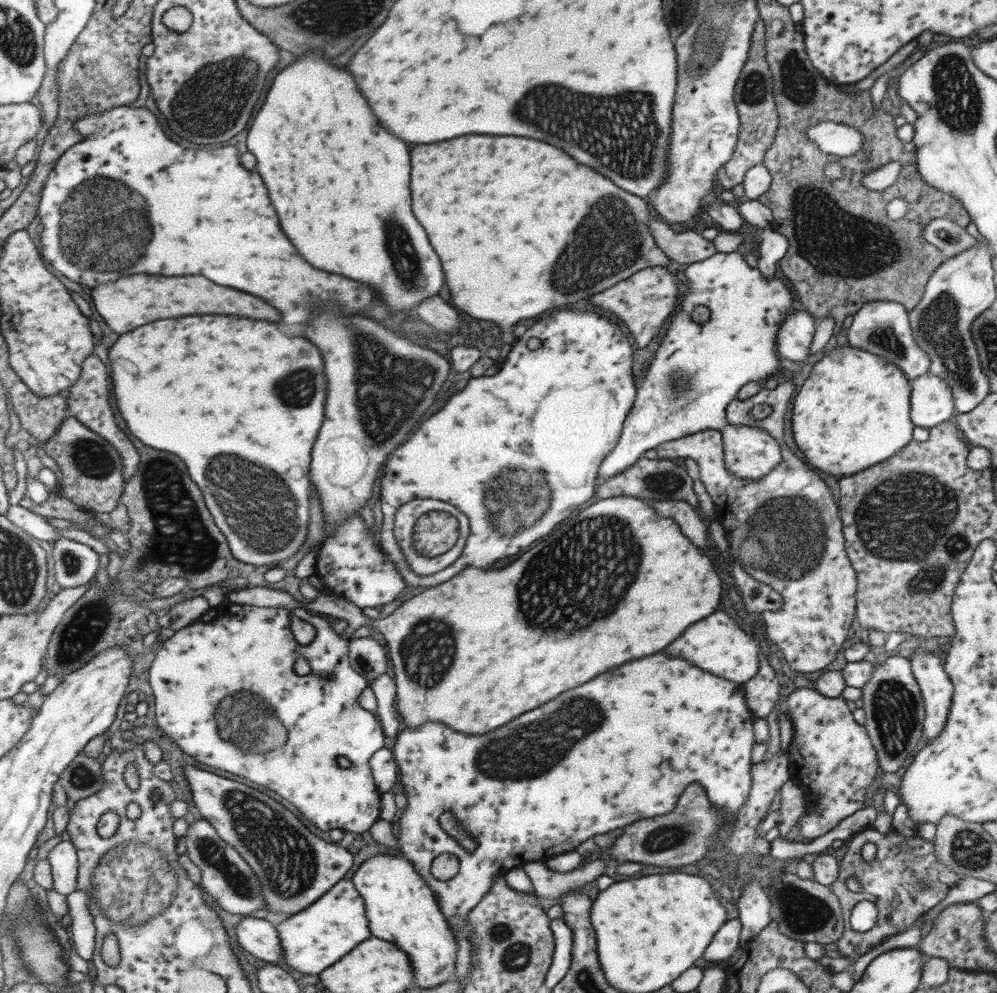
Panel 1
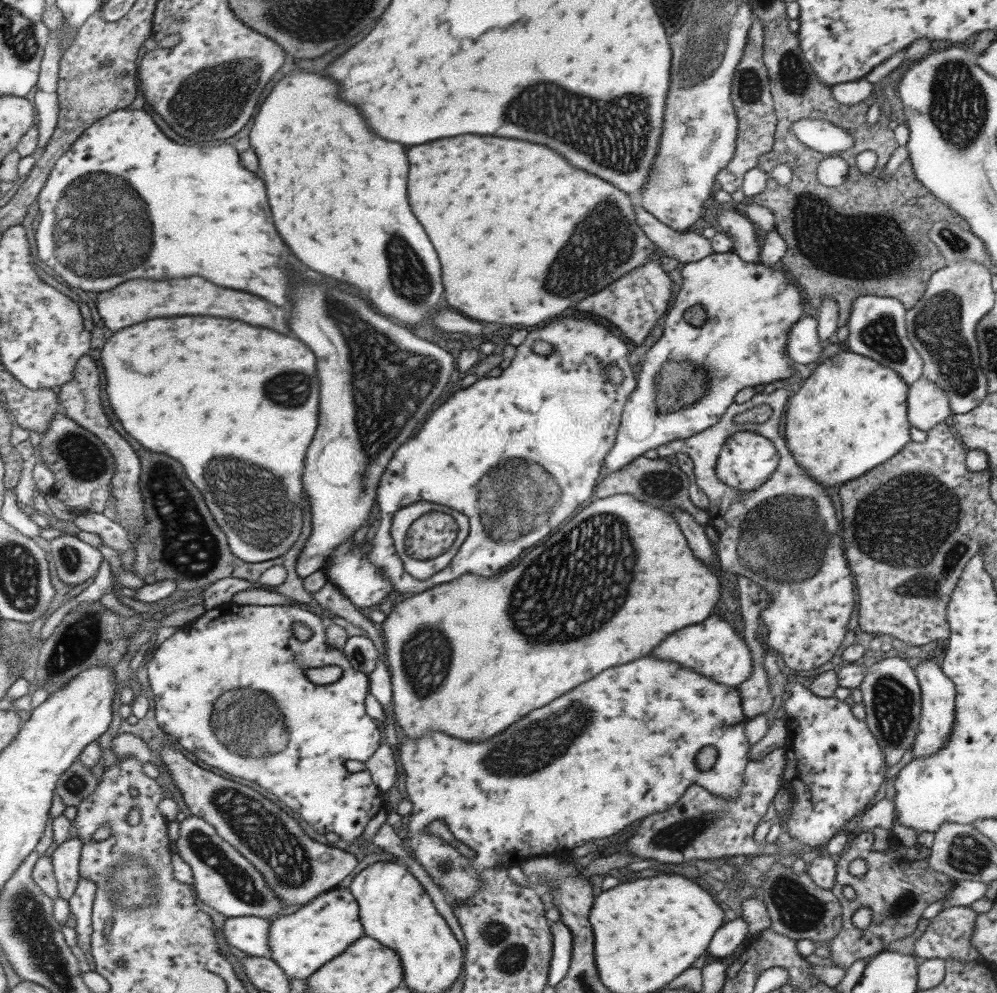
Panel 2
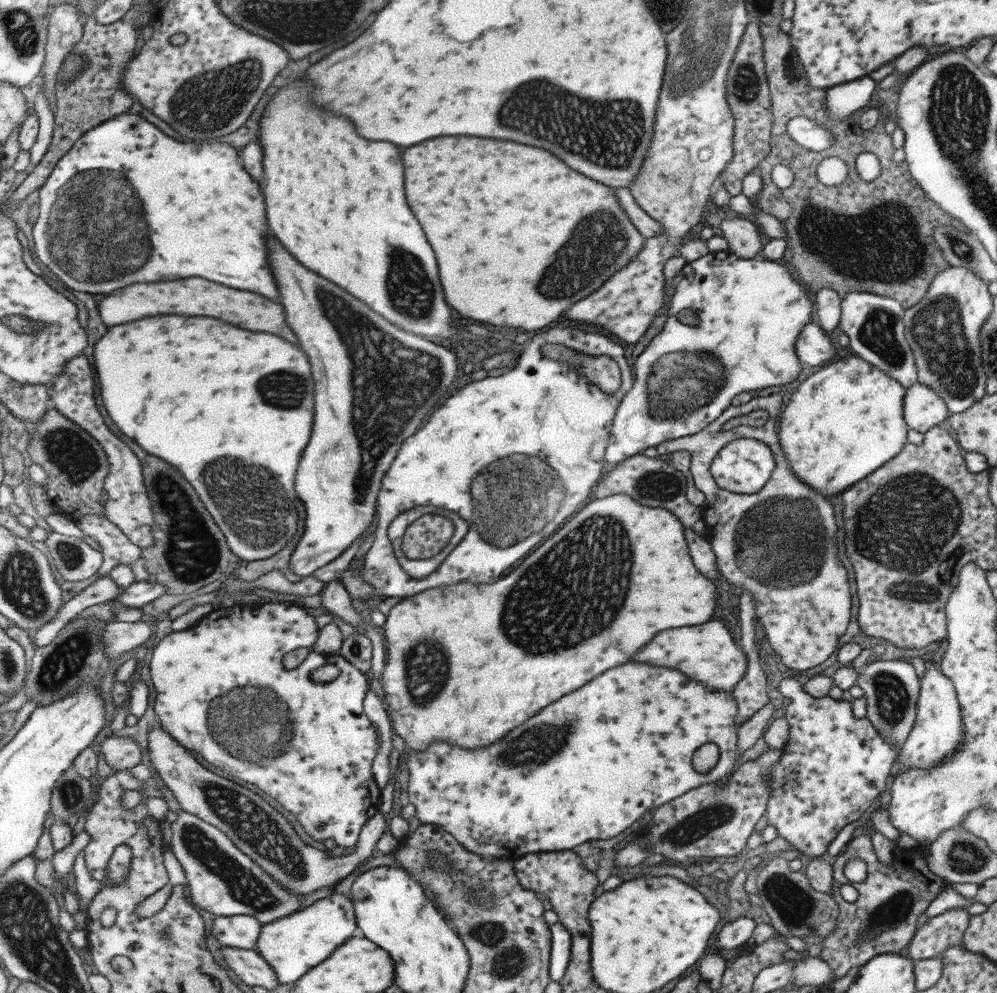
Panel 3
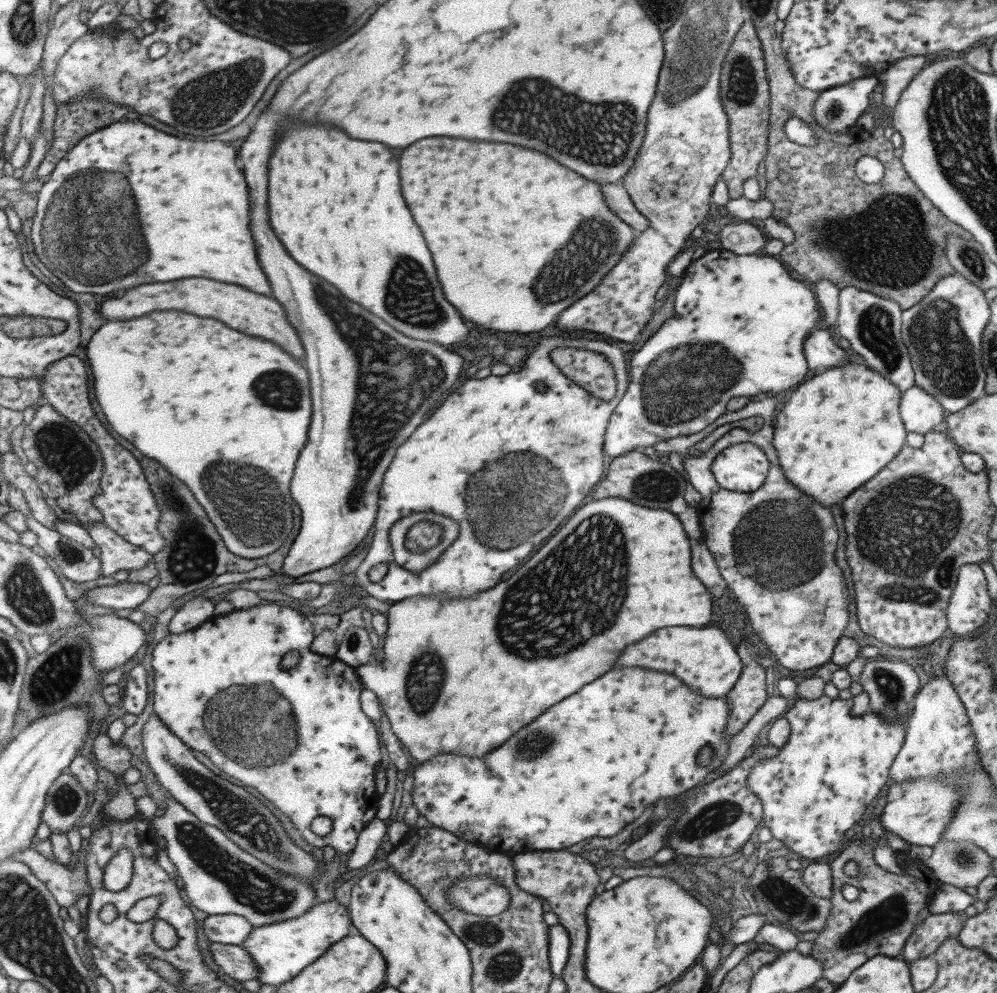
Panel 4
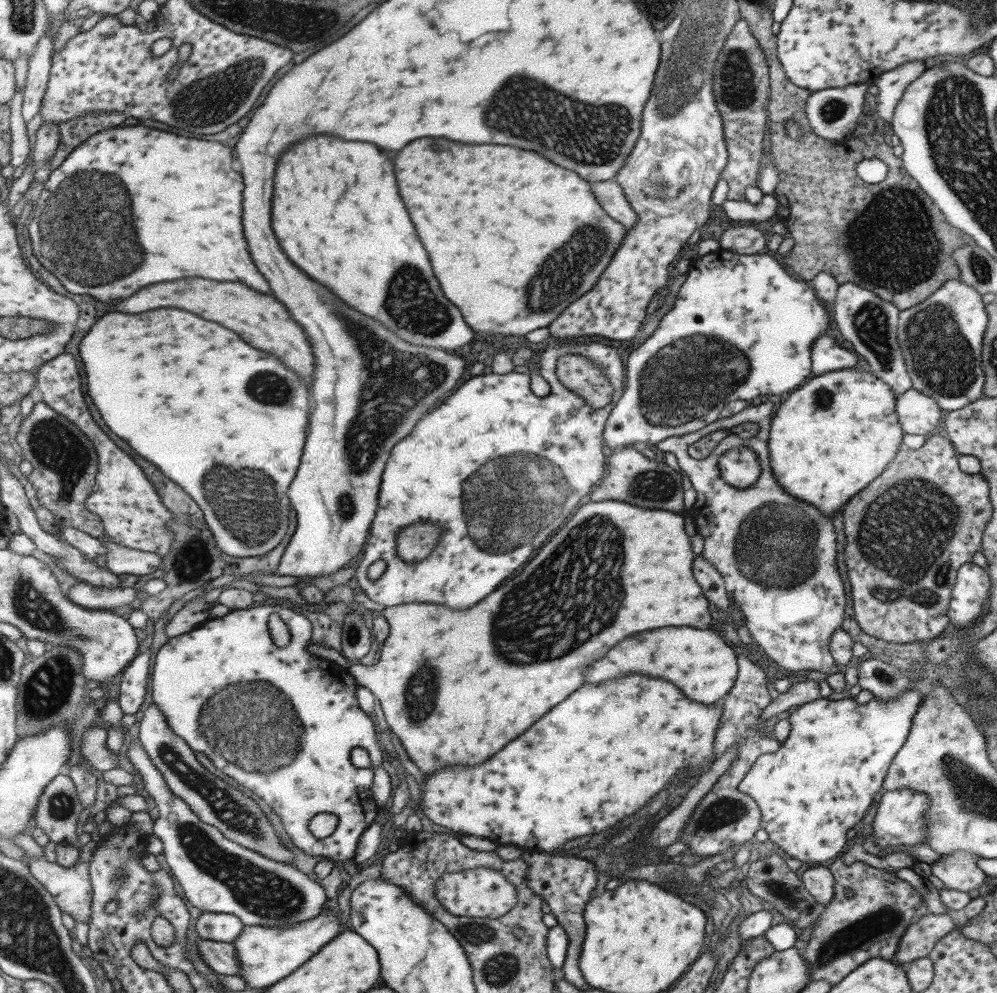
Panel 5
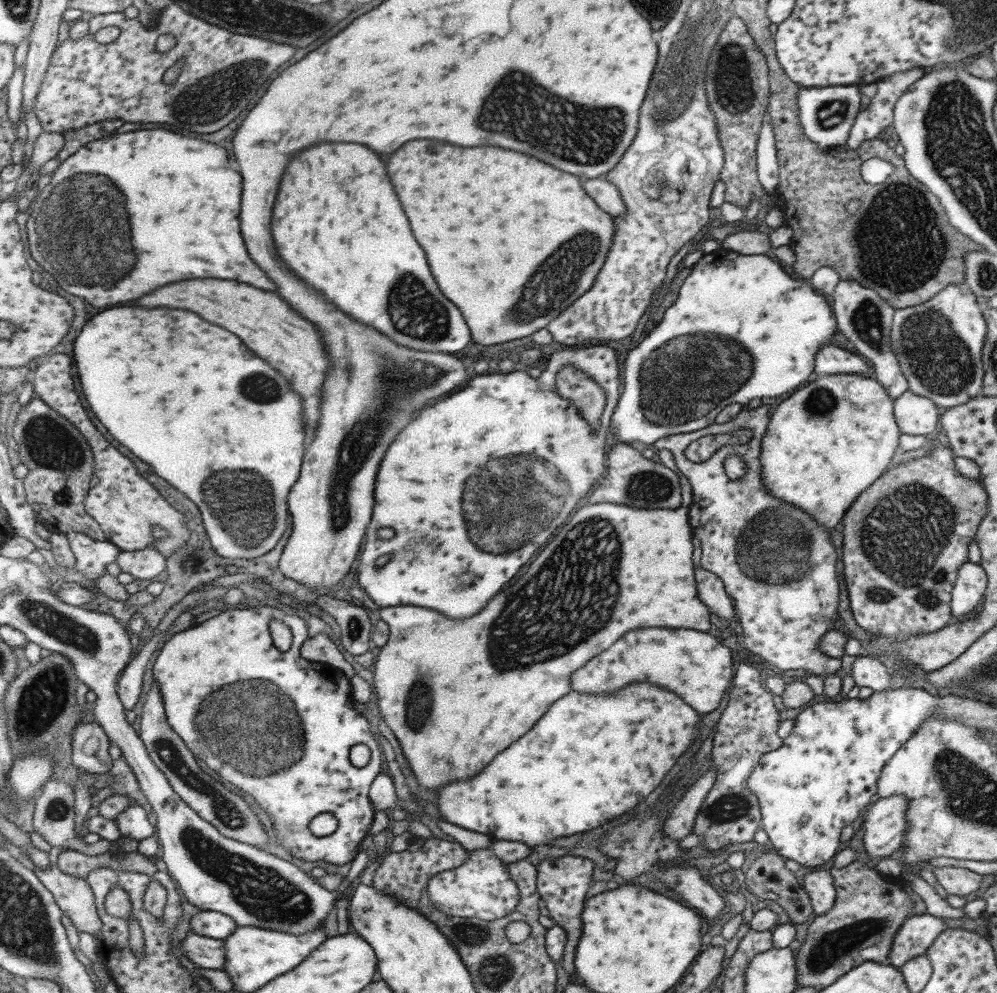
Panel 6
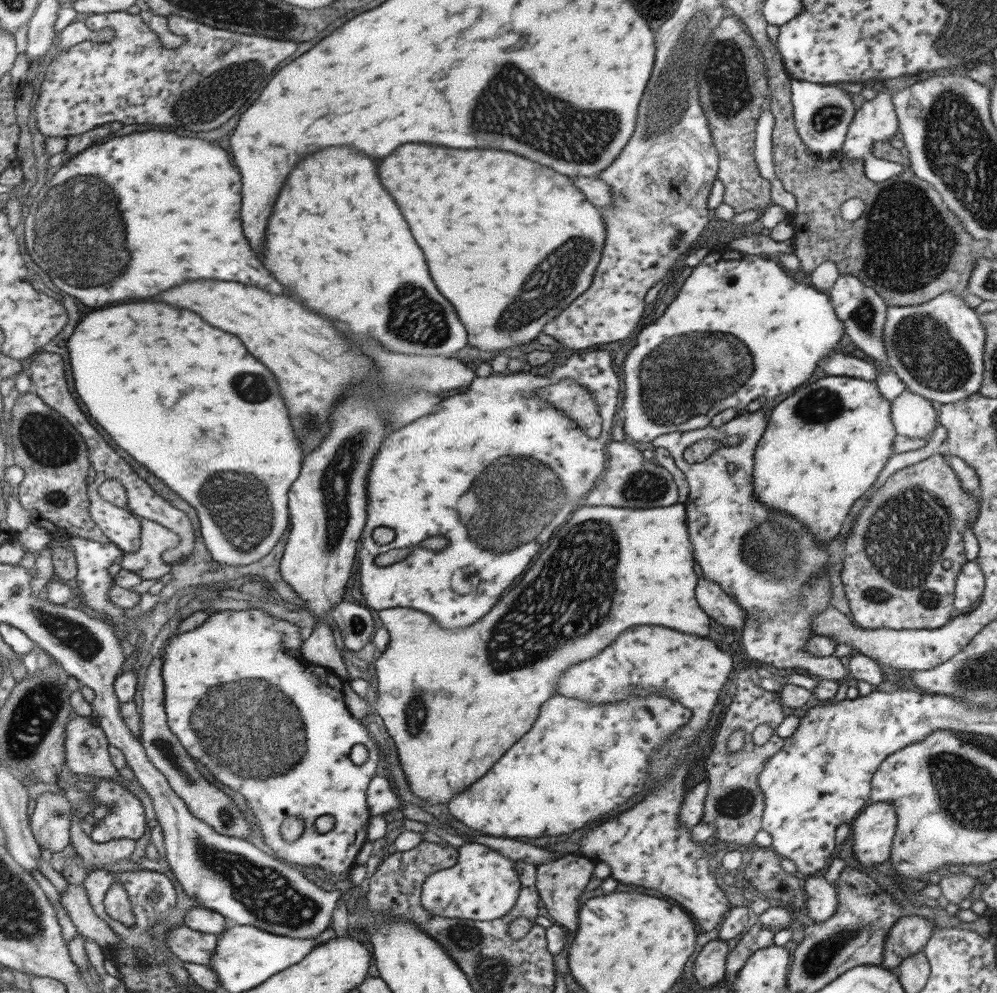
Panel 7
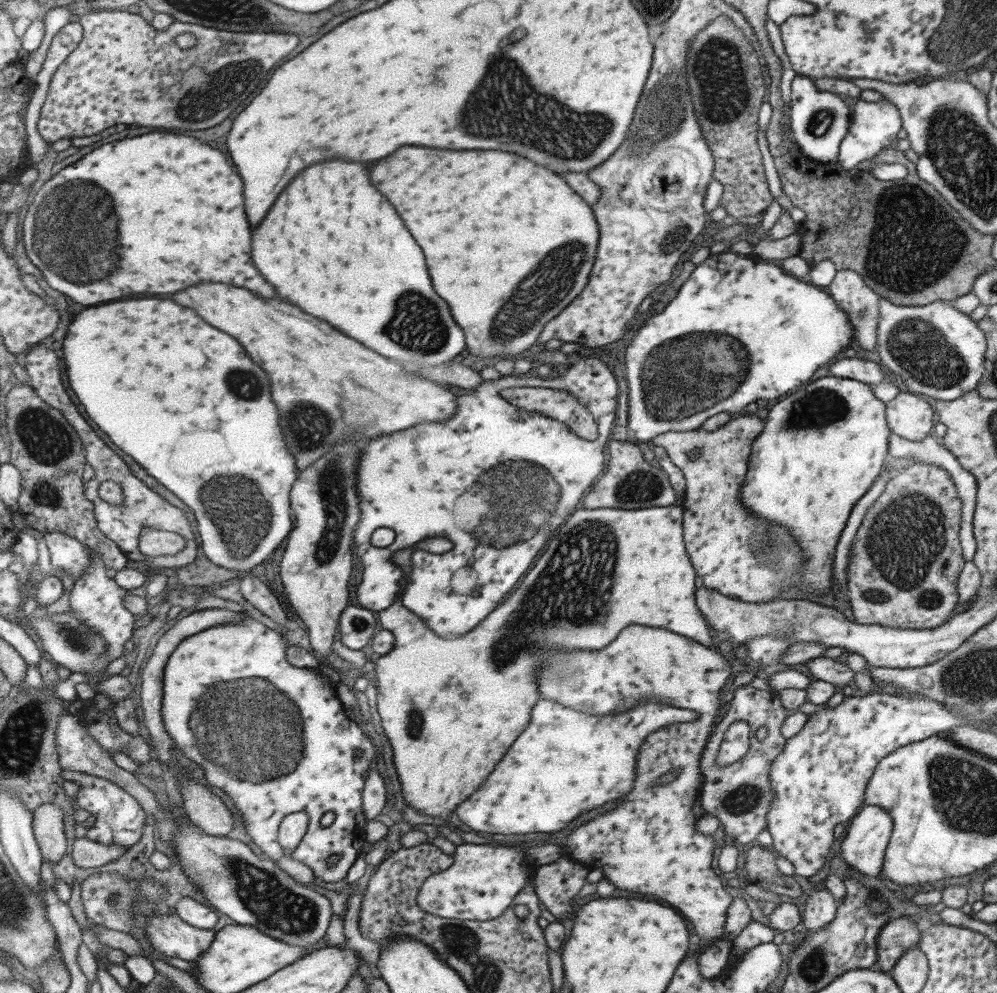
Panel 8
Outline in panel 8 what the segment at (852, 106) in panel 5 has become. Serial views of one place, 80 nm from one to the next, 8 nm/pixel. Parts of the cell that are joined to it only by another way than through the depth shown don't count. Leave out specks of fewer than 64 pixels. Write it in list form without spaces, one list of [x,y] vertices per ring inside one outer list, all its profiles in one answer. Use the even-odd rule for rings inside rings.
[[[797,73],[790,84],[790,134],[800,152],[815,163],[835,163],[838,146],[849,124],[849,109],[835,93],[817,89],[813,80]]]

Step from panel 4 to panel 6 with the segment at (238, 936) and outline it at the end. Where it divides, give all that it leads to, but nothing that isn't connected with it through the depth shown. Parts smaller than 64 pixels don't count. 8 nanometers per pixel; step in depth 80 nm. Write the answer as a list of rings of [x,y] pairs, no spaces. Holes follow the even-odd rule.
[[[201,911],[191,920],[192,931],[201,936],[226,940],[238,930],[237,921],[222,912]]]

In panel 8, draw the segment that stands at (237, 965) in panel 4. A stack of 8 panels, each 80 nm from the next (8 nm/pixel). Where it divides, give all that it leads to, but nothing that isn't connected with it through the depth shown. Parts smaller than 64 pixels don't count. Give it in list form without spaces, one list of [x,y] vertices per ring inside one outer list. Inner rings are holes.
[[[178,913],[148,917],[145,938],[150,946],[167,957],[195,962],[209,951],[217,932],[195,928],[181,920]]]

